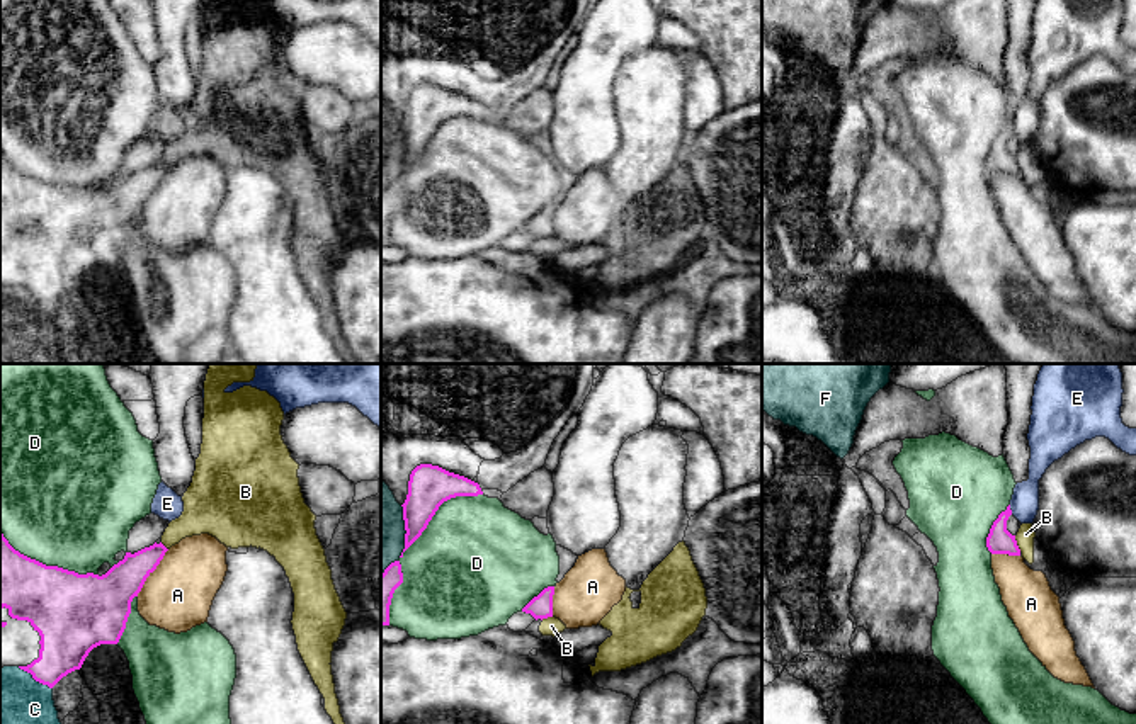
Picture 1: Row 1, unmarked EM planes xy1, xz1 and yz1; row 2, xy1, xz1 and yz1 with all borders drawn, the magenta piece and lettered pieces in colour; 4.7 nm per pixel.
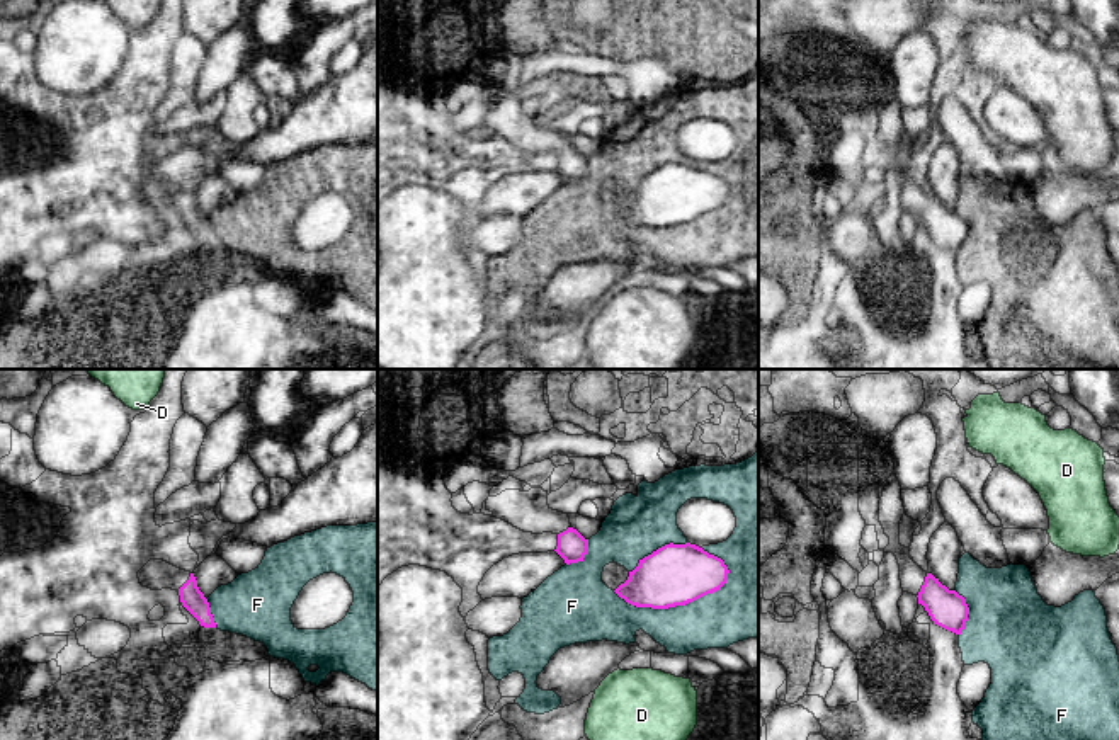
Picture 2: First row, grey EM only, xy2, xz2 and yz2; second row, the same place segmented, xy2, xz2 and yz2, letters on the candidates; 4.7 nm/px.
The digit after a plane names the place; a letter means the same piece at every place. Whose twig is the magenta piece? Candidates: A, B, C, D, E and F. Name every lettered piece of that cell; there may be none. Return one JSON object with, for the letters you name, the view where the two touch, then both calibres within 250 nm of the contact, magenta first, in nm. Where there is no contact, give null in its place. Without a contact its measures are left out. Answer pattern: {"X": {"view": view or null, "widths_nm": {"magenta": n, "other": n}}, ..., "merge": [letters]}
{"merge": []}

